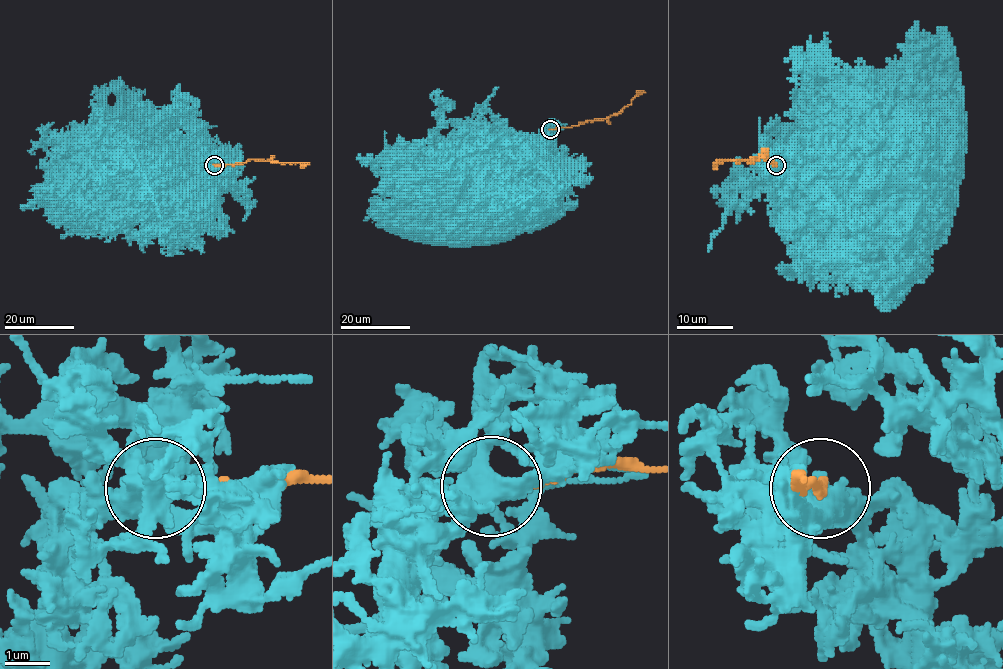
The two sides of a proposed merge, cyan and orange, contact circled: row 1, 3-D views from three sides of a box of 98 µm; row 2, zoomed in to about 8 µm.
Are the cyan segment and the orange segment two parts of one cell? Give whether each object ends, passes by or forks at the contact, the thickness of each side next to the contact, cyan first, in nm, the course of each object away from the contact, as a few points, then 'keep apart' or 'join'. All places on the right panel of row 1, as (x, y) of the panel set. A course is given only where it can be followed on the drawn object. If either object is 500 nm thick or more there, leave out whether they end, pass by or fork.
cyan forks there; orange ends there; 480 nm thick on the cyan side, 240 nm on the other; cyan runs (776, 166), (790, 169), (813, 166), (827, 174), (838, 174), (858, 186), (872, 186), (878, 191), (889, 194); orange runs (777, 165), (763, 155), (750, 162), (716, 161); keep apart

